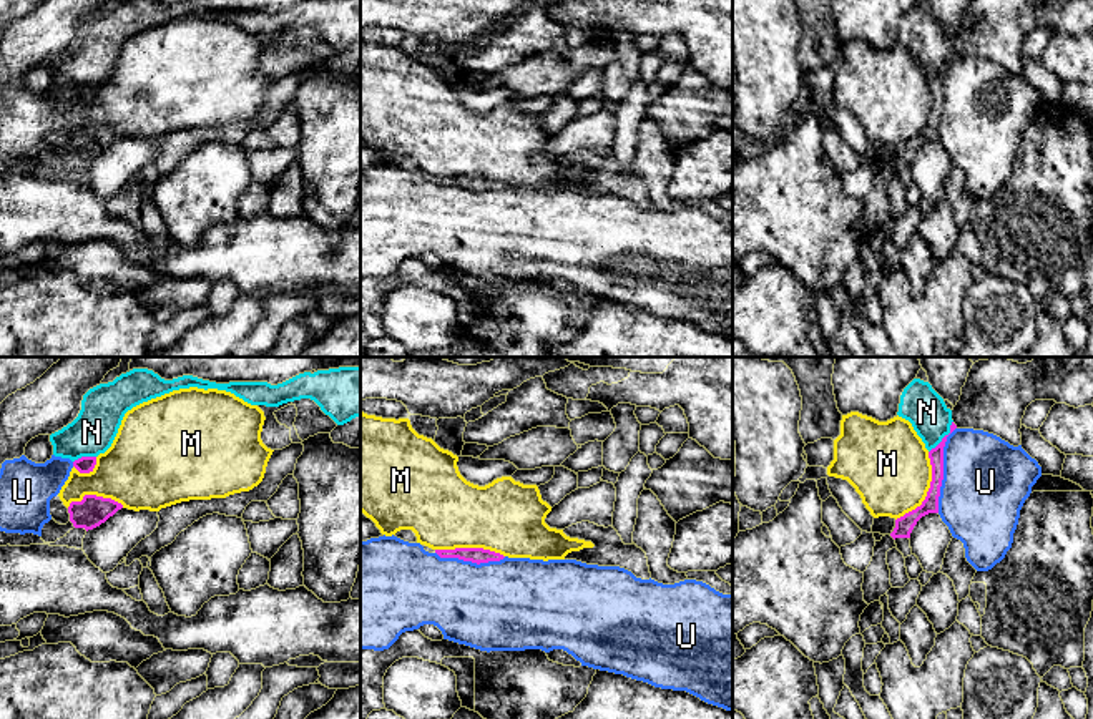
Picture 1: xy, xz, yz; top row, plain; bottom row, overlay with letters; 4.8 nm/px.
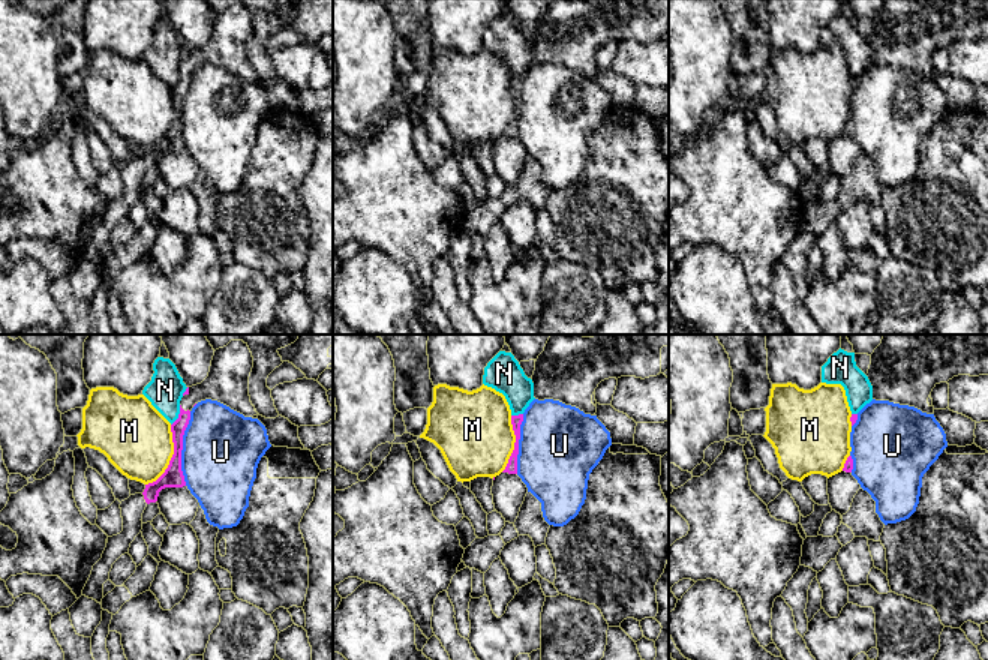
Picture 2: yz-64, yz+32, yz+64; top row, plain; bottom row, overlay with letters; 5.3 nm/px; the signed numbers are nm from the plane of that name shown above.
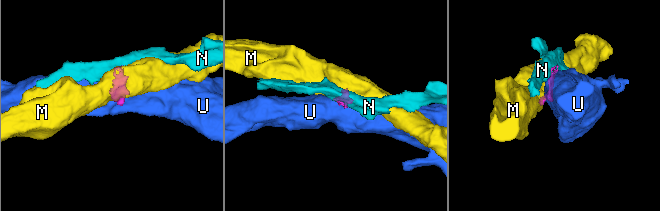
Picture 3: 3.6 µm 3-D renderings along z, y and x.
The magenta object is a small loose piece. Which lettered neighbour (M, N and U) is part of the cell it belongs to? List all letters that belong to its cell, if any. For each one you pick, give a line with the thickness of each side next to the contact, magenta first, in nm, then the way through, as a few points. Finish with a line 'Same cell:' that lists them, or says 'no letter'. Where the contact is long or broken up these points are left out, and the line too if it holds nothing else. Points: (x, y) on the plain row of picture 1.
Same cell: no letter

